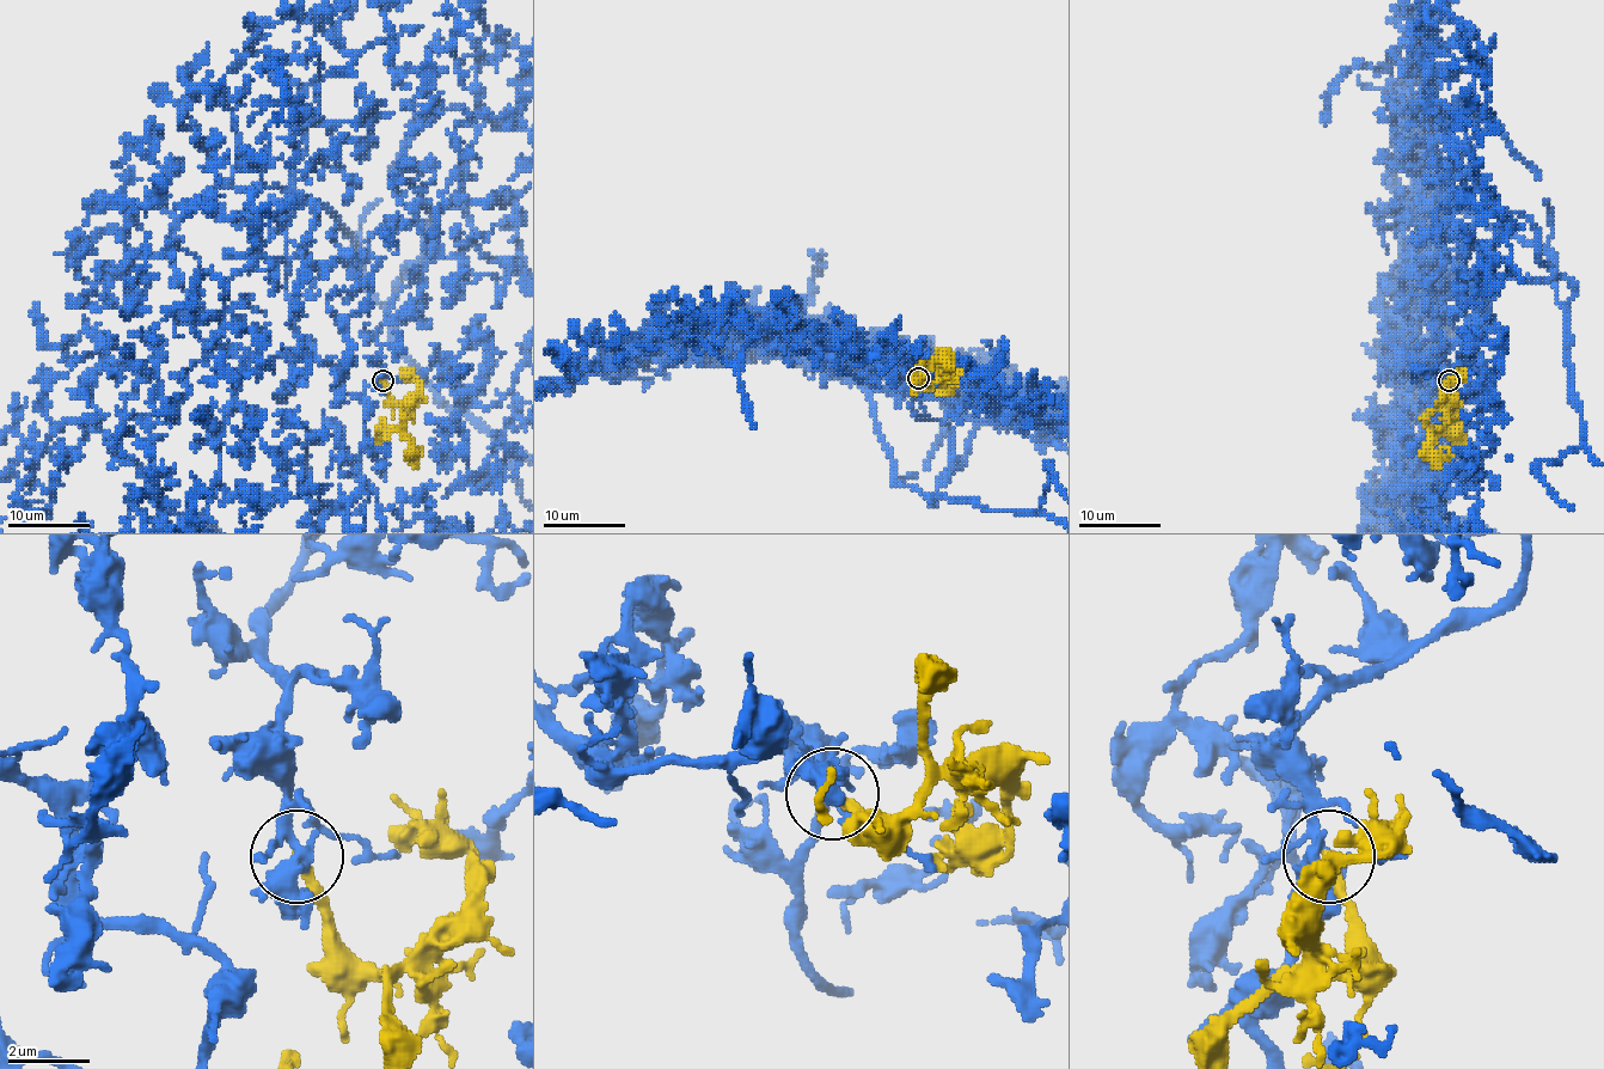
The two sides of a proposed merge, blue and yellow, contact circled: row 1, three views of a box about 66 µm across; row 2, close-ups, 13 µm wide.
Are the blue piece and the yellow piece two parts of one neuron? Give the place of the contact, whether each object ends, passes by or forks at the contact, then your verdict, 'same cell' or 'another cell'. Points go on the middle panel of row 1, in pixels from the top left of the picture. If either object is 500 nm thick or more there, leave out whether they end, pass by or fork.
place (918, 378); blue forks; yellow ends; same cell

